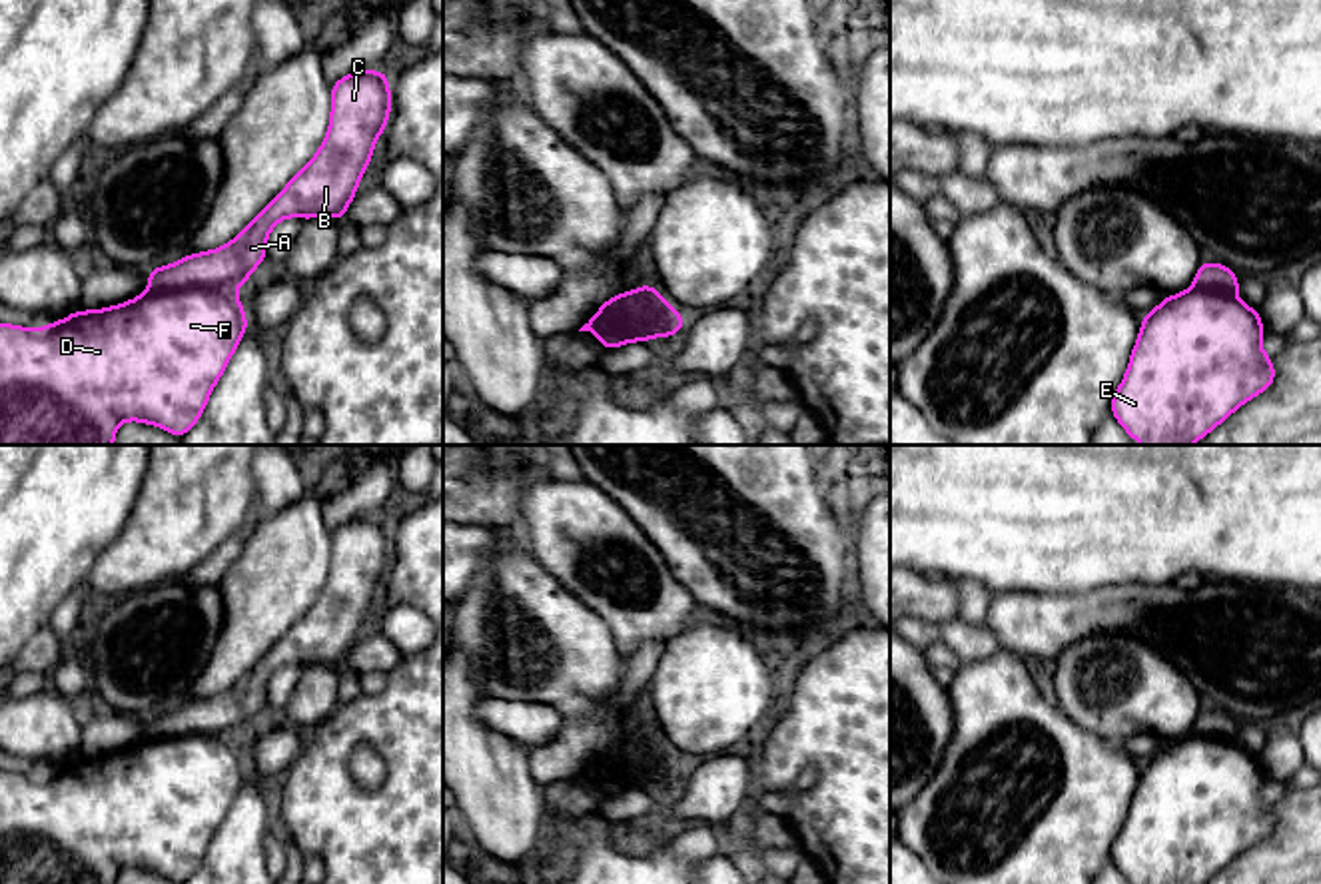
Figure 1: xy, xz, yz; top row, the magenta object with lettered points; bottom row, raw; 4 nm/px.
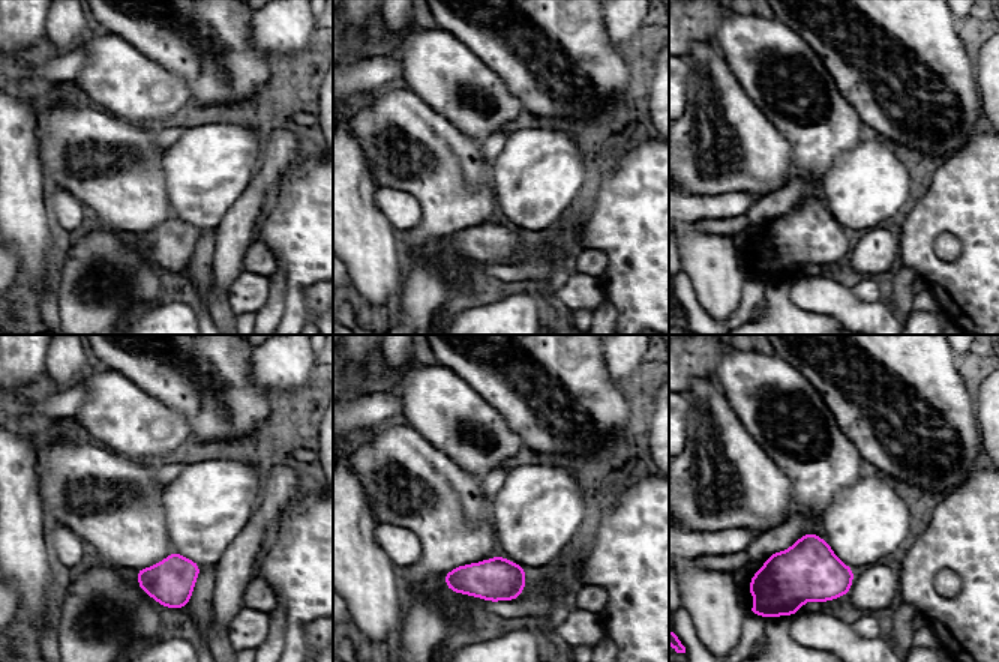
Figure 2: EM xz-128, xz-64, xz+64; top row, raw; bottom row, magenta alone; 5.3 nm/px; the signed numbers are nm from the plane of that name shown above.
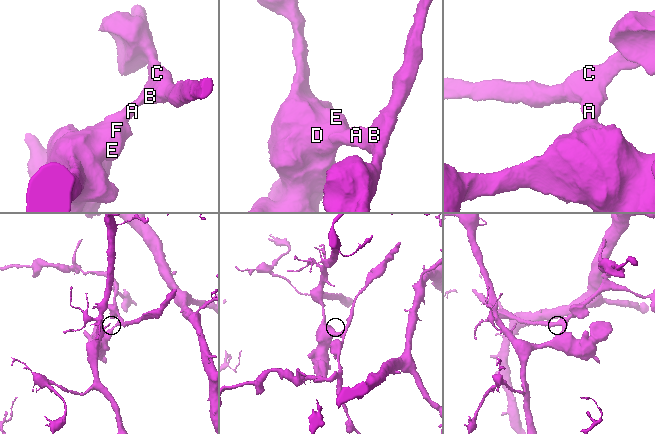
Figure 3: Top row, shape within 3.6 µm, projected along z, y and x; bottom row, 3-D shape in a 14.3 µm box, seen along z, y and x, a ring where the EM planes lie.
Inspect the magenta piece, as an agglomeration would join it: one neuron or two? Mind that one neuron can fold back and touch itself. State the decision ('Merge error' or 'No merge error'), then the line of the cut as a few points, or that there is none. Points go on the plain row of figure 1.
Merge error. Split along xy (148, 735), (230, 735), (234, 739)

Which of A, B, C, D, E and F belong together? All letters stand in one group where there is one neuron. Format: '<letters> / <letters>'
A B C / D E F

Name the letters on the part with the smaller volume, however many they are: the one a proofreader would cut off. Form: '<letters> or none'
A, B, C

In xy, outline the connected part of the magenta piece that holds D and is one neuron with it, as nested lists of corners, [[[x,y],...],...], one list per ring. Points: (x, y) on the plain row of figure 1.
[[[220,734],[148,736],[46,774],[0,770],[0,884],[116,884],[124,868],[184,884],[245,778],[241,748]]]

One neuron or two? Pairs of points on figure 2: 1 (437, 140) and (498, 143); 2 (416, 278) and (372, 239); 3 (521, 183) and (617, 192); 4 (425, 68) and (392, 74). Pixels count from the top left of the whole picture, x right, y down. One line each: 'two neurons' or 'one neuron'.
1: two neurons
2: two neurons
3: two neurons
4: two neurons

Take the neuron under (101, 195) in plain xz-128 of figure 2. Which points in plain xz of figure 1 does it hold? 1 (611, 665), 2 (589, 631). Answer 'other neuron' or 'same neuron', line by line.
1: same neuron
2: same neuron

